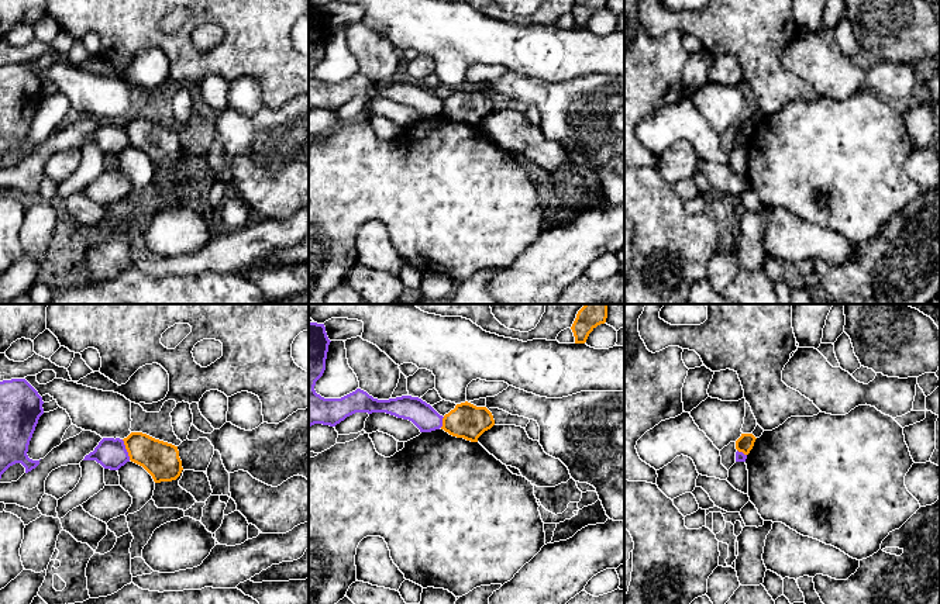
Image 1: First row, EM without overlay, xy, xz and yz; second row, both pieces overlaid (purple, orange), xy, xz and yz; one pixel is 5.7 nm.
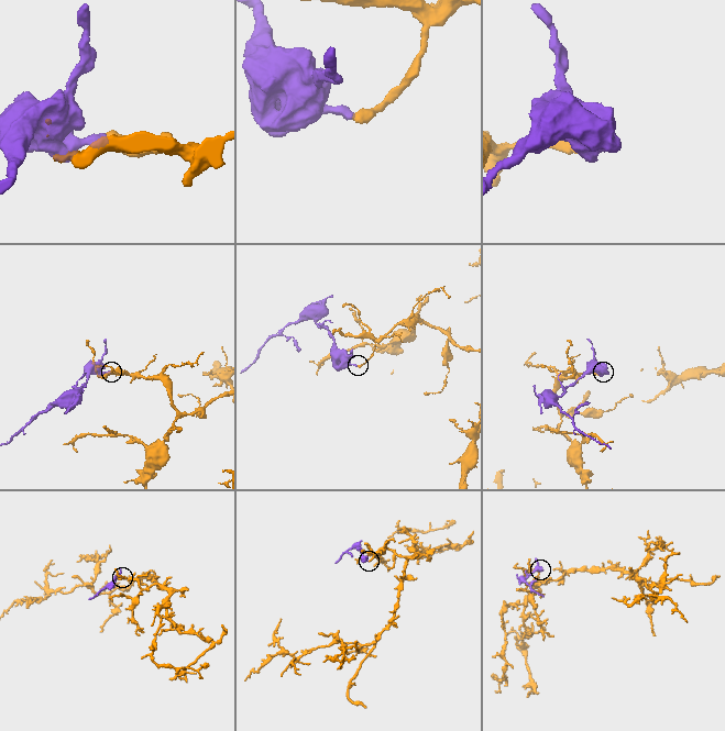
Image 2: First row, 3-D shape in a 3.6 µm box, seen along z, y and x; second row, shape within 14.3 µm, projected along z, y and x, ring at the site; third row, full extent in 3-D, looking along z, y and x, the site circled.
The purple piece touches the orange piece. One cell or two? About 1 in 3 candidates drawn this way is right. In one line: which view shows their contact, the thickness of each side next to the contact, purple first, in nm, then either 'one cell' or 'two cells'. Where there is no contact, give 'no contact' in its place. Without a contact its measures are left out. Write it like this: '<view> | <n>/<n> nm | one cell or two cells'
xy | 170/200 nm | two cells

